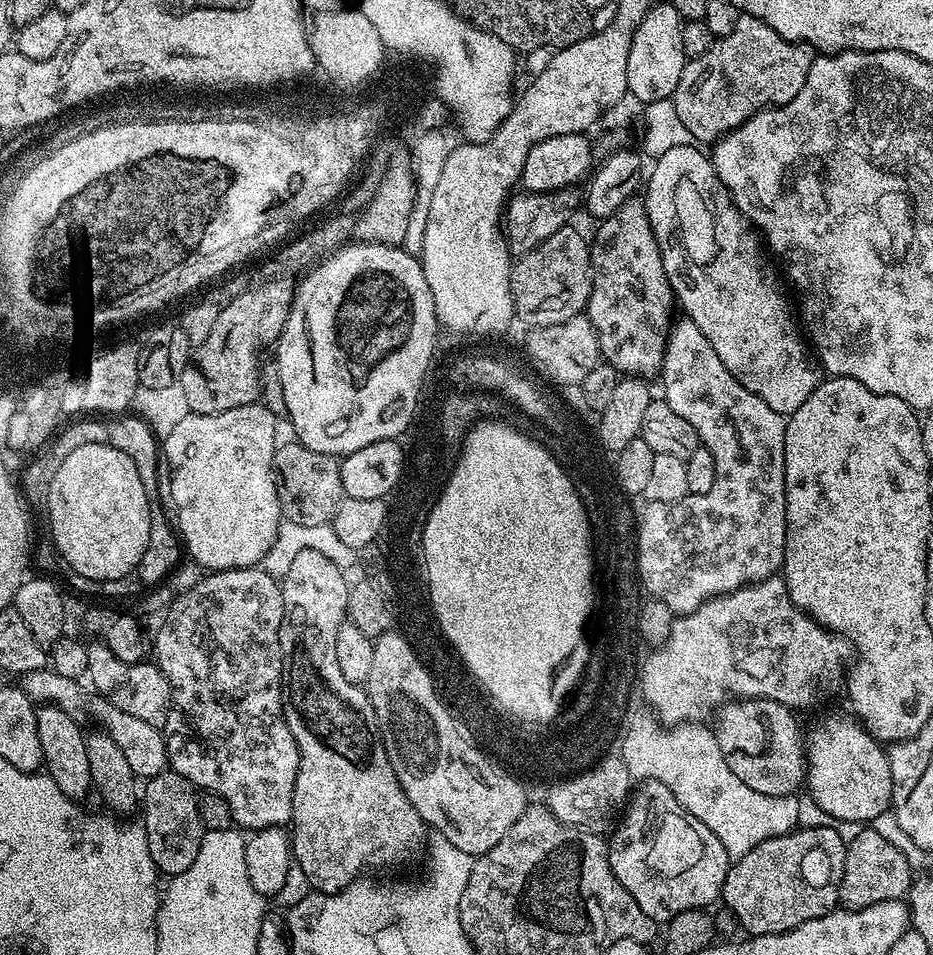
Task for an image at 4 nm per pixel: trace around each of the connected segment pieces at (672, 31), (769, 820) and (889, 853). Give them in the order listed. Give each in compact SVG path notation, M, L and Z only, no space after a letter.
M657 2L642 18L638 30L630 42L630 58L626 58L626 78L628 92L641 105L659 100L669 99L676 92L678 78L682 78L682 70L686 57L682 50L682 26L678 10L674 10L671 2Z
M655 719L652 720L636 720L629 726L628 733L625 734L624 741L618 749L619 755L626 762L626 770L637 781L657 780L670 786L674 798L682 802L687 812L694 814L694 818L698 818L702 826L710 826L718 842L722 842L729 861L741 860L743 856L750 854L750 850L754 850L754 846L775 836L785 836L801 823L800 804L796 801L795 795L760 794L758 790L750 790L750 786L746 786L746 782L742 782L738 774L734 774L734 770L726 762L718 746L711 727L703 728L705 725L700 722L681 722L671 726L661 726Z
M864 826L853 840L847 841L844 850L844 873L840 883L839 903L845 909L857 910L887 900L903 901L912 889L914 871L902 850L876 834L871 826Z

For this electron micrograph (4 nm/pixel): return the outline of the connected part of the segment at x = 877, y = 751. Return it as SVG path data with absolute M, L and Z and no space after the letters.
M851 715L848 716L824 716L809 730L809 732L807 729L806 788L809 788L809 790L812 791L813 802L816 803L826 815L833 816L836 820L864 820L860 822L870 822L874 818L877 818L878 814L889 811L892 807L892 775L890 774L890 762L888 761L888 753L882 747L881 741L877 740L875 736L870 735L870 733L864 729L863 723L857 722Z

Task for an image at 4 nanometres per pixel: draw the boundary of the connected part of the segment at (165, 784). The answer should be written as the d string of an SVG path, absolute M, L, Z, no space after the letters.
M165 770L151 777L142 788L142 827L148 839L148 853L156 863L157 873L171 878L190 870L194 858L198 858L198 850L202 846L205 826L198 814L200 796L196 785L182 774Z

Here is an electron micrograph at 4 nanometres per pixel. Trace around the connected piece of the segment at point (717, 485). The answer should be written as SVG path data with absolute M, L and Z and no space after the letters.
M680 318L677 324L675 321L668 329L668 339L664 341L664 361L658 373L659 380L661 386L664 387L662 398L668 403L670 410L674 410L674 414L686 418L686 422L690 422L690 426L694 426L702 447L710 450L710 454L714 454L714 470L716 471L714 486L710 486L710 490L706 490L706 494L701 496L687 494L672 503L666 501L645 503L643 505L644 513L638 516L638 531L635 533L634 539L639 583L645 593L648 591L647 595L651 599L666 602L666 606L670 606L670 610L674 614L683 614L698 610L698 606L702 606L708 600L713 600L716 596L725 596L744 588L747 584L762 582L766 578L777 575L783 569L784 547L786 546L786 482L784 481L784 447L786 446L784 425L786 420L774 410L770 410L770 406L766 406L766 402L762 402L762 398L757 392L746 390L746 386L742 386L742 382L738 382L738 378L734 374L730 374L730 370L726 370L722 358L718 358L718 354L714 354L714 346L710 346L706 334L702 334L702 330L698 330L698 326L694 326L694 322L687 318Z

